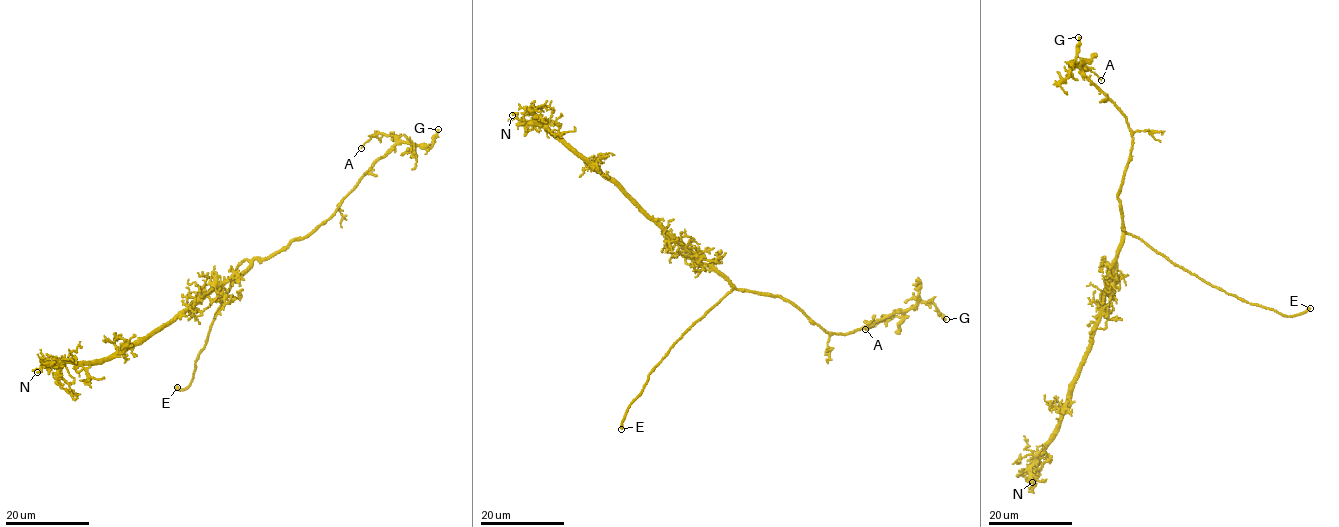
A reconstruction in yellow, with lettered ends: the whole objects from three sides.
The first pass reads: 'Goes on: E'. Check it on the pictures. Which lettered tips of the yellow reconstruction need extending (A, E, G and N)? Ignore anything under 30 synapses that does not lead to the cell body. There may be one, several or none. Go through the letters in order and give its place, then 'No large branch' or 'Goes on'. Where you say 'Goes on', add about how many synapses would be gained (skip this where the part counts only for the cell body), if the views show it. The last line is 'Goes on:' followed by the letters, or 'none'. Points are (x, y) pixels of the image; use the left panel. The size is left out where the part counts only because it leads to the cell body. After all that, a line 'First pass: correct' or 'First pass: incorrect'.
A: Place: (361, 148). No large branch
E: Place: (177, 387). Goes on
G: Place: (438, 129). No large branch
N: Place: (37, 372). No large branch
Goes on: E
First pass: correct

